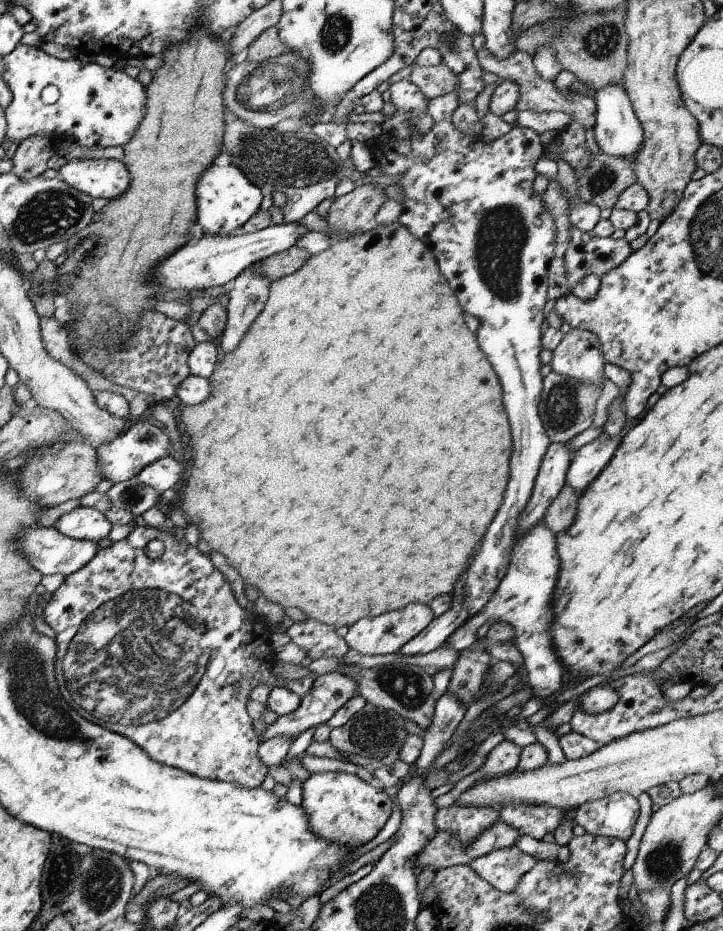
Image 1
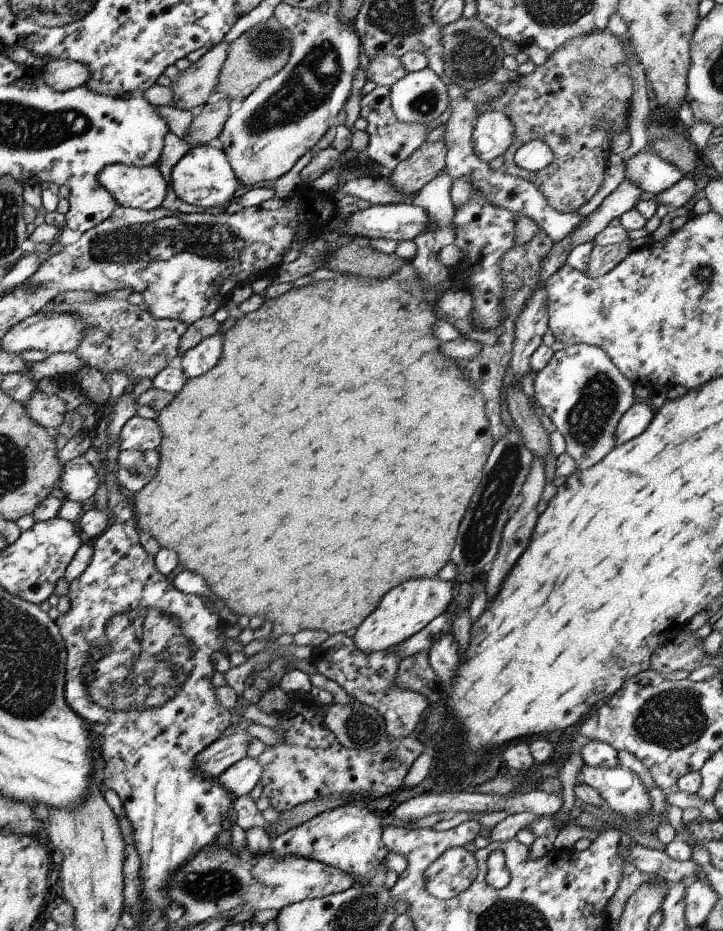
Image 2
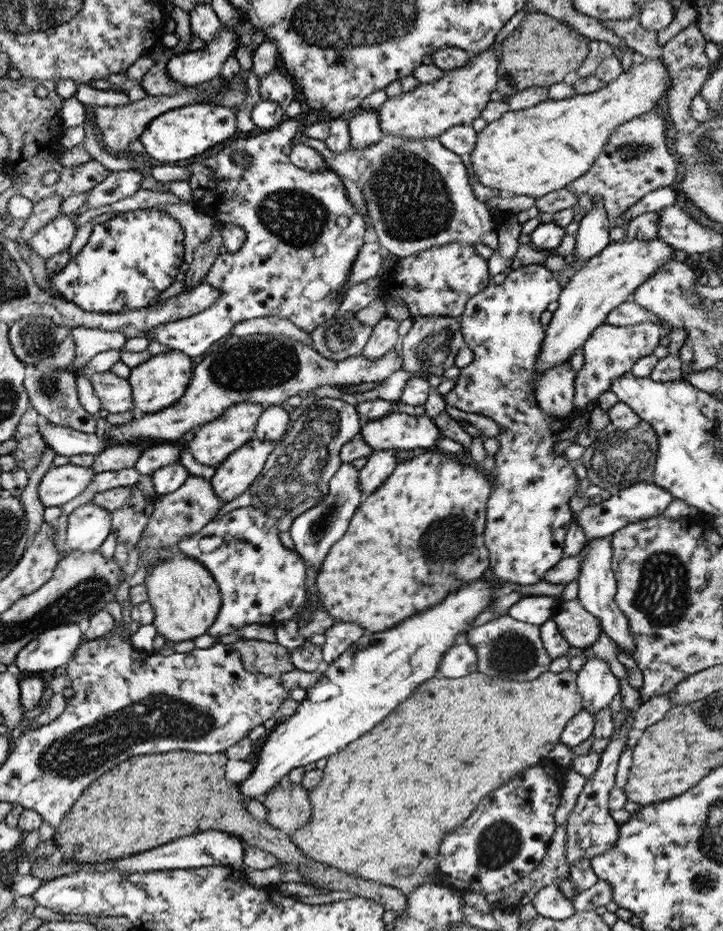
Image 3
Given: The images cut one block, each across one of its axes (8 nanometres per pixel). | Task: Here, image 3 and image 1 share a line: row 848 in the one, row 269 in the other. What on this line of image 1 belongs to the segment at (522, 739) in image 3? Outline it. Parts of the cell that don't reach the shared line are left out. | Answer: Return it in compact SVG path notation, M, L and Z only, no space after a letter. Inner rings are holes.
M398 222L390 225L379 225L378 227L371 224L364 234L360 236L355 235L336 244L332 243L329 248L321 253L311 255L301 265L301 268L270 283L268 286L268 297L261 312L253 319L253 322L244 332L237 346L225 354L220 354L220 359L214 368L214 372L207 379L210 389L206 399L196 405L184 406L182 411L174 412L177 430L182 433L182 437L185 439L184 444L189 444L189 448L191 448L189 477L185 482L185 488L178 494L176 504L181 508L183 518L185 518L187 524L193 524L197 528L198 538L203 538L209 545L209 548L223 555L227 564L237 570L237 574L241 576L243 584L249 584L249 586L257 588L261 596L265 600L269 600L269 602L280 604L284 608L298 608L303 614L306 614L307 619L315 619L335 629L340 626L351 626L356 620L365 617L376 617L377 615L400 609L406 604L421 603L429 605L435 596L451 594L454 582L459 579L459 576L467 568L467 558L473 554L475 544L485 534L485 528L489 526L493 514L497 512L497 506L501 504L508 479L508 460L511 454L512 440L510 437L510 426L503 410L502 390L498 376L478 348L476 336L465 326L463 309L459 306L458 300L454 297L453 291L449 288L445 277L439 272L433 255L423 242L415 238Z

